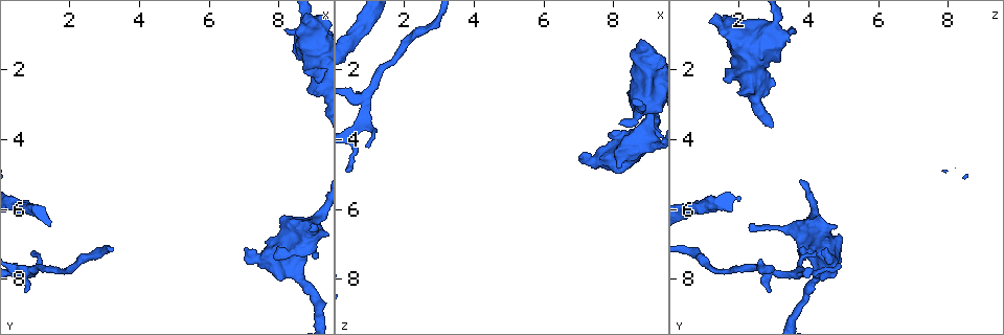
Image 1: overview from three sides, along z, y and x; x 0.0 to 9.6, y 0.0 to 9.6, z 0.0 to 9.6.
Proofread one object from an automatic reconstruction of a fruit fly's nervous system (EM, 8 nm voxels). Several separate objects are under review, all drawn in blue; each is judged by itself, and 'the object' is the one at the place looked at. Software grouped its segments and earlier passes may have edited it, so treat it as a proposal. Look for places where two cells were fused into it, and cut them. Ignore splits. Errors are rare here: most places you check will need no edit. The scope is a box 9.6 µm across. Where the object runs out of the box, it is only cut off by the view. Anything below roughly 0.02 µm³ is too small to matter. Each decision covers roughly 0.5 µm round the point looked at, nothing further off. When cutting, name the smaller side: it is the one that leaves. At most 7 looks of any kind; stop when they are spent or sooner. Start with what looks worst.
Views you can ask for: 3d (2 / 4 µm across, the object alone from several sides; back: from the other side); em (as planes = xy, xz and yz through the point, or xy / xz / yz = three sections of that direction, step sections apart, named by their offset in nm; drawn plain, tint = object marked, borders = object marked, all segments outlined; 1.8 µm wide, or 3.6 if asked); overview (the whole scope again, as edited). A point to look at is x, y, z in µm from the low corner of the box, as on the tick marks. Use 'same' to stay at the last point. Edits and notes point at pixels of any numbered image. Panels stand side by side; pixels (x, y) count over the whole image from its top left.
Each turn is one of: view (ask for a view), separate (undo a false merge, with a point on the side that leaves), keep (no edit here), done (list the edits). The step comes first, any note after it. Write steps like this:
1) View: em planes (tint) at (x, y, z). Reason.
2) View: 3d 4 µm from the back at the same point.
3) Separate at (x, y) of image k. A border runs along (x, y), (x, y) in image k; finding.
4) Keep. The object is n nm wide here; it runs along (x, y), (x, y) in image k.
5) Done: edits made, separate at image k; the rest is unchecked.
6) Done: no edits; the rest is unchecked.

View: em 3.6 µm xz step 8 (tint) at (0.90, 7.80, 2.70). A fork.

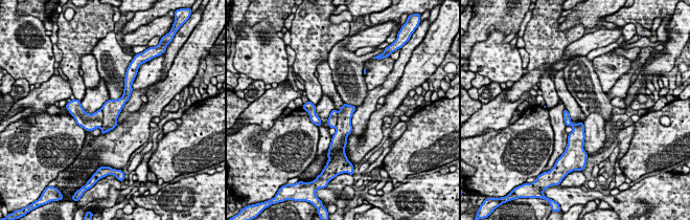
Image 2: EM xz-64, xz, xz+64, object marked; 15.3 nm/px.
Separate at (111, 109) of image 2. The object is 30 nm wide here; a border runs along (100, 109), (102, 115), (101, 127) in image 2; a second cell is stuck on.

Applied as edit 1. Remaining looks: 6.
View: overview.

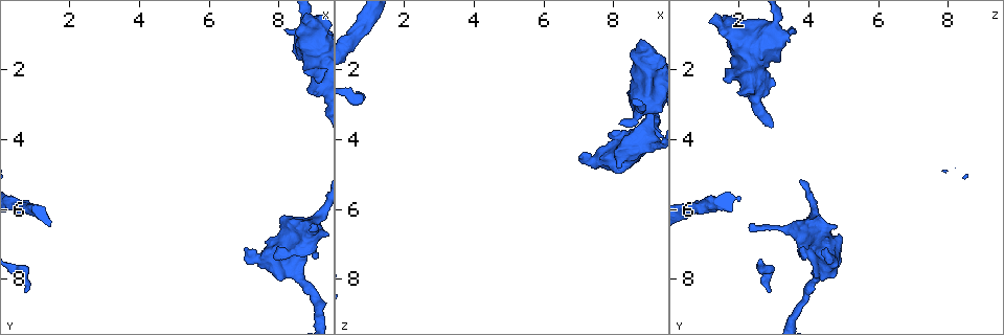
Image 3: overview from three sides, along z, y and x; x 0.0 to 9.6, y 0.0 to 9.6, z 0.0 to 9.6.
View: 3d 4 µm at (9.00, 1.20, 2.70). Sudden change in width.

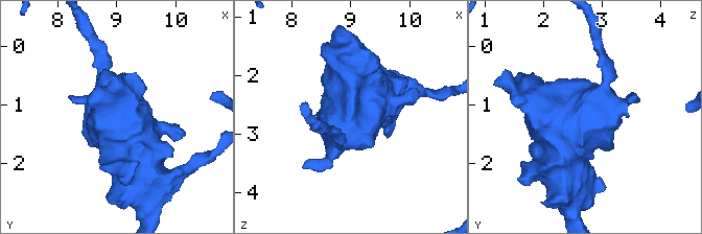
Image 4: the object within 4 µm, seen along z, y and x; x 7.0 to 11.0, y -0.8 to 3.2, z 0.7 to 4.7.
View: em 3.6 µm xz step 4 (tint) at (8.90, 1.15, 2.75).

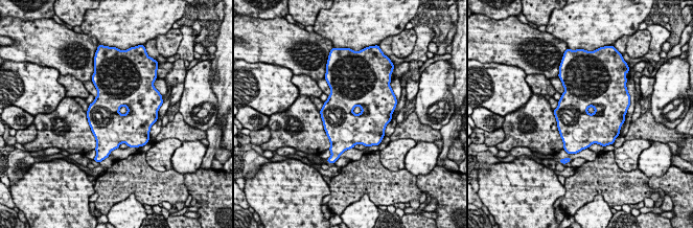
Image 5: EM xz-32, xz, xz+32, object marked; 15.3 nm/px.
Keep. Continuous, no second cell.

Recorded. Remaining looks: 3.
View: 3d 4 µm at (7.80, 7.75, 4.60). Sharp bend.

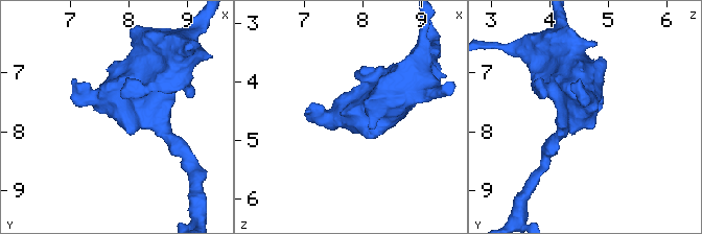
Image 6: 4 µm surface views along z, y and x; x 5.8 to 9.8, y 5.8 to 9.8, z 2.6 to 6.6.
View: em planes (tint) at (7.80, 7.65, 4.60).

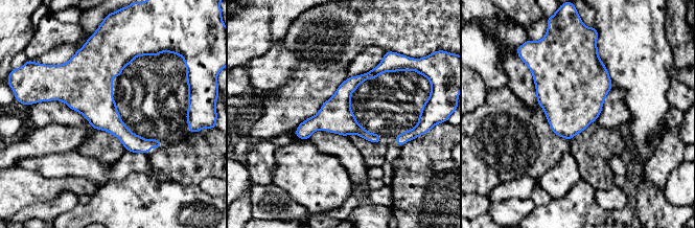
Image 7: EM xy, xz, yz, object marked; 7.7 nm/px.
Keep. It runs along (384, 66), (298, 133) in image 7; one cell here.

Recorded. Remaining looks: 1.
Done: edits made, separate at image 2; the rest is unchecked.

